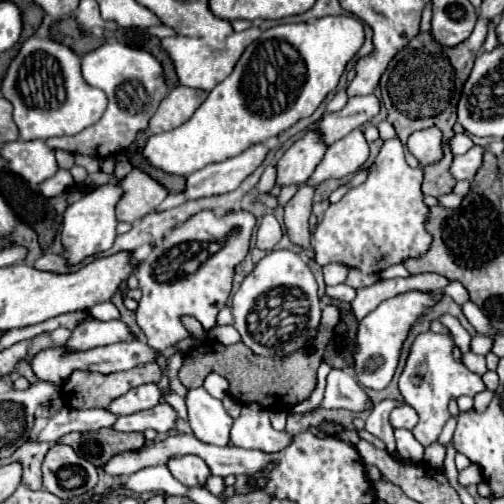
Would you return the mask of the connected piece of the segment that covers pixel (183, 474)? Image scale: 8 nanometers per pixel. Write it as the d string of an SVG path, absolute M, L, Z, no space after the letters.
M184 456L178 460L170 460L166 466L172 472L172 476L188 488L204 488L210 476L208 464L198 456Z

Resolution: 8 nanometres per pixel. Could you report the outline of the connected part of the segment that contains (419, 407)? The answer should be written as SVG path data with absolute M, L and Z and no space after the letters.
M426 332L414 340L406 368L400 376L400 392L406 400L406 404L410 404L420 416L412 434L424 446L438 440L446 420L451 417L448 404L452 397L459 397L462 394L476 396L478 392L484 392L484 390L486 390L486 384L482 382L482 376L470 372L464 364L460 364L452 358L452 338L448 338L444 334Z

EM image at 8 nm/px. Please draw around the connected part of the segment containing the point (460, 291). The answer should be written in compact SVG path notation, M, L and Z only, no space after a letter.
M450 282L446 288L444 288L444 292L450 296L450 298L454 298L454 302L458 302L458 304L464 304L470 296L468 296L468 290L464 288L464 284L460 284L460 282Z

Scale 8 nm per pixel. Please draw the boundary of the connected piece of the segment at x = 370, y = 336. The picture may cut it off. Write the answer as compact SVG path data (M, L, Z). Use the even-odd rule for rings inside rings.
M406 292L400 296L394 296L386 302L382 302L374 312L370 312L366 318L360 320L358 326L358 350L354 354L354 368L356 368L356 376L358 382L366 388L372 390L382 390L390 384L396 368L398 368L398 360L400 360L400 352L402 352L402 344L410 334L410 328L418 322L418 318L432 308L434 304L438 304L444 298L442 292Z

